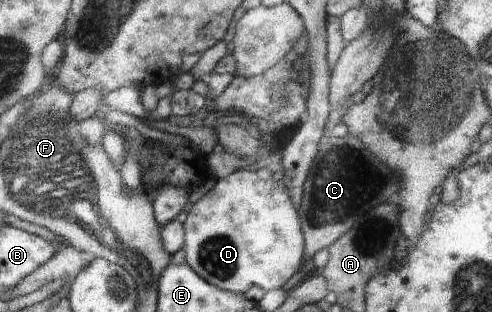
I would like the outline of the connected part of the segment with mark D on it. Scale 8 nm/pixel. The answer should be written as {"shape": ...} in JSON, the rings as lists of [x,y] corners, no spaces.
{"shape":[[[247,170],[234,171],[196,195],[187,211],[188,215],[183,224],[184,263],[189,264],[189,268],[193,268],[195,274],[200,274],[205,282],[221,286],[223,290],[235,294],[245,294],[251,286],[259,286],[266,291],[277,290],[300,270],[304,260],[304,231],[300,211],[293,206],[285,182],[275,179],[263,180],[256,172]]]}

